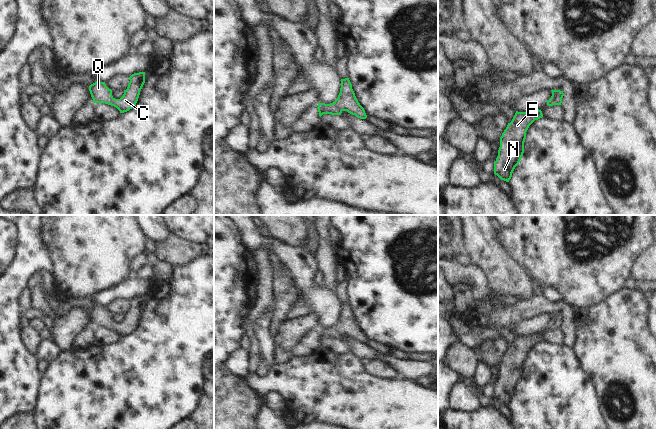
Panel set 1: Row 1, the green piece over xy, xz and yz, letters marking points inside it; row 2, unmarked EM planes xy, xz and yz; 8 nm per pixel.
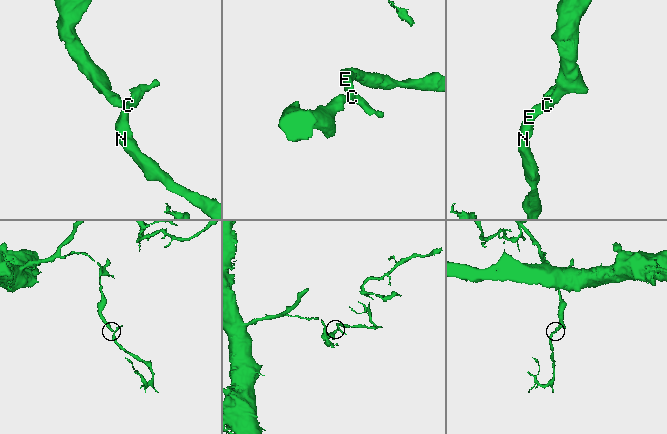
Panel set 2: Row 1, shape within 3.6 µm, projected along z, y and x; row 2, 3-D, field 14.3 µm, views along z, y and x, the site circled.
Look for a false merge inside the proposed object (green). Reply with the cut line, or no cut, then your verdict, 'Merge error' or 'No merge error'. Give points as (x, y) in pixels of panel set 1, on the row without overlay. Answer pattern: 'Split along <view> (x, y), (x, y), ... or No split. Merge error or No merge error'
No split. No merge error

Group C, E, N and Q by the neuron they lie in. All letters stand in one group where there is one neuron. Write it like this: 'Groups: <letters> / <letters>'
Groups: C E N Q

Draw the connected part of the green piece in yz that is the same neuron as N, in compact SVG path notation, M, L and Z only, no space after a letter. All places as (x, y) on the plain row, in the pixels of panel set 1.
M539 333L526 336L516 335L512 345L500 361L498 380L494 386L494 398L501 404L509 406L515 391L524 377L524 366L529 350L543 341Z

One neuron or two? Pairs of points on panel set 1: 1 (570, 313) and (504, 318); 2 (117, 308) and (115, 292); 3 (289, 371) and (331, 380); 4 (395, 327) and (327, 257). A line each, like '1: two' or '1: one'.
1: one
2: two
3: one
4: two

